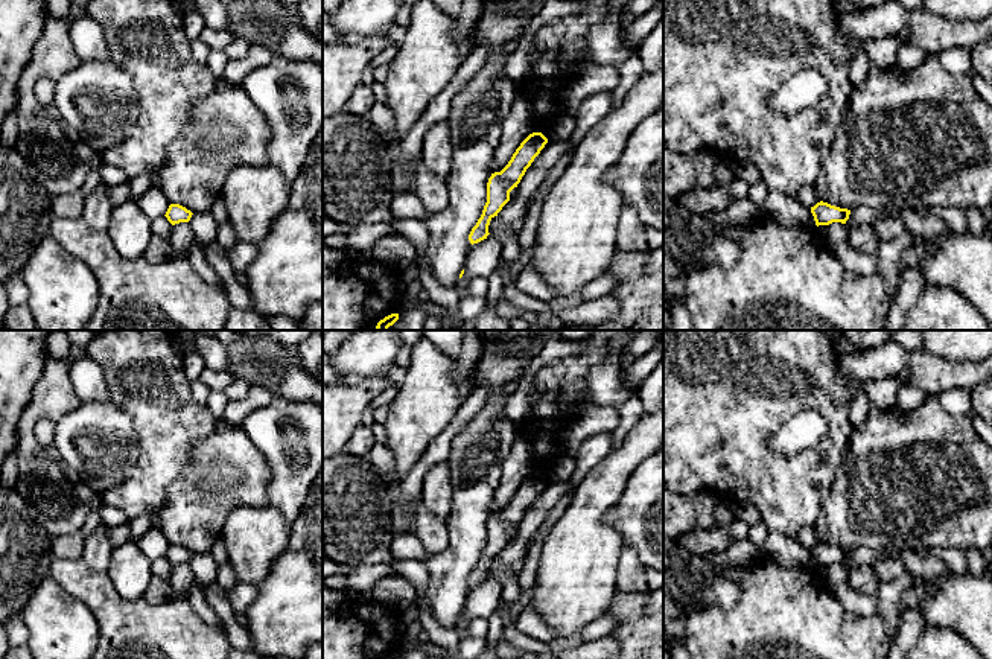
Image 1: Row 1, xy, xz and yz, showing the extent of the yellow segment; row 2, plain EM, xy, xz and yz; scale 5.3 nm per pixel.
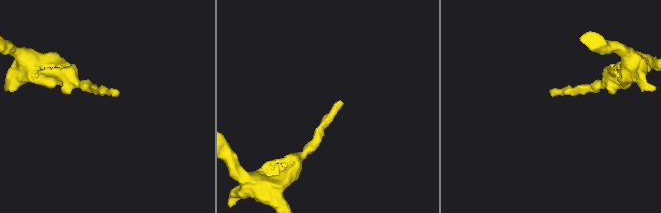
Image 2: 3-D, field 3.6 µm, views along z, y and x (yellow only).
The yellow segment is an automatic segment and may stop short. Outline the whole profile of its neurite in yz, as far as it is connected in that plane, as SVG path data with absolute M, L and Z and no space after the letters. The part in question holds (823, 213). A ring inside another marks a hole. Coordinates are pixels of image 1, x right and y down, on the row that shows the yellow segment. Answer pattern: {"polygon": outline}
{"polygon": "M820 201L814 207L811 207L811 213L814 216L816 225L819 227L819 225L829 225L832 222L846 224L846 221L849 219L851 210L840 209Z"}

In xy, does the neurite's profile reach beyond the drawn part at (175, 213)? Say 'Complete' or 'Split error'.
Complete

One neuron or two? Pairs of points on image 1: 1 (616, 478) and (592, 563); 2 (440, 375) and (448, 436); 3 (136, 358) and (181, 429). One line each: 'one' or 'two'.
1: one
2: two
3: one

